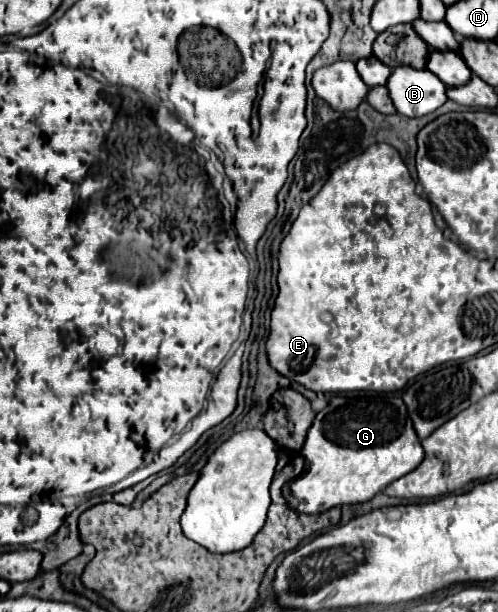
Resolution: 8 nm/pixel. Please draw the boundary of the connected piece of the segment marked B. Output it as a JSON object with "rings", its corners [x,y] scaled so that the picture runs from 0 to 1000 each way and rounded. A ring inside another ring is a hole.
{"rings":[[[793,109],[773,142],[797,185],[813,191],[849,191],[898,165],[898,142],[857,113]]]}

